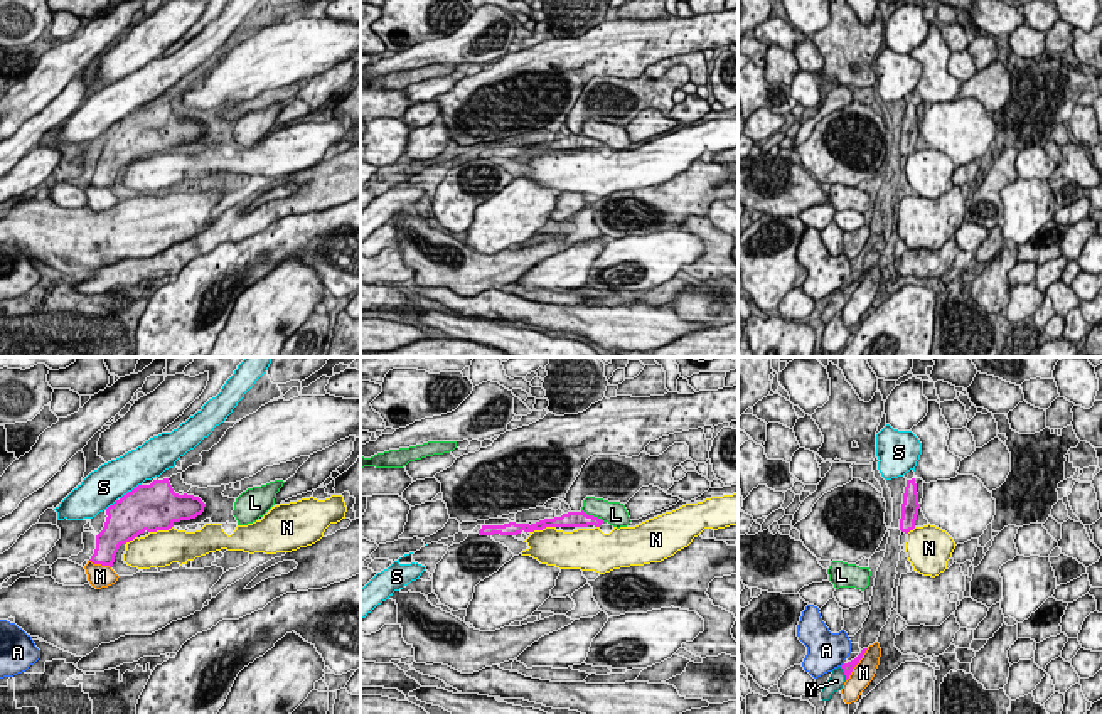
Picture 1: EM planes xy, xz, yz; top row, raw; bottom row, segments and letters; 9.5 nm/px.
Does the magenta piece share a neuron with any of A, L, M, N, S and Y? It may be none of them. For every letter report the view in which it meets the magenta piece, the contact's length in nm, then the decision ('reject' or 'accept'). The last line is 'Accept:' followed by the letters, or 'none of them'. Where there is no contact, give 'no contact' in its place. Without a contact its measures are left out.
A: no contact | reject
L: xz | 260 nm | reject
M: yz | 380 nm | reject
N: xz | 260 nm | reject
S: xy | 260 nm | reject
Y: yz | 140 nm | accept
Accept: Y

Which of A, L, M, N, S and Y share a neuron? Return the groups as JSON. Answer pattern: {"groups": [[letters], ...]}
{"groups": [["A"], ["L"], ["M"], ["N"], ["S"], ["Y"]]}

